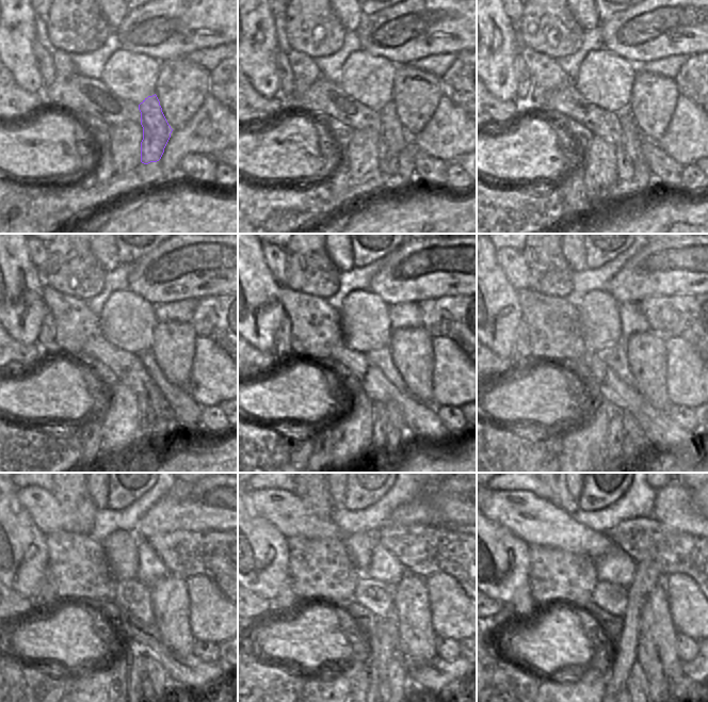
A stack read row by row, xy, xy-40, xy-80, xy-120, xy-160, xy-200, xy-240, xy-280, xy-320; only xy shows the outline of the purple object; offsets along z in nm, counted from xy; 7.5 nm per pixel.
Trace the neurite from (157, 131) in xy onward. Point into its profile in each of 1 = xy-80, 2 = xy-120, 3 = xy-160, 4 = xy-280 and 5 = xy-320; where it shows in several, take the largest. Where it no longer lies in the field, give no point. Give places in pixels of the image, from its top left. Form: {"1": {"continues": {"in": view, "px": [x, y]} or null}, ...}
{"1": {"continues": {"in": "xy-80", "px": [629, 152]}}, "2": {"continues": {"in": "xy-120", "px": [154, 404]}}, "3": {"continues": {"in": "xy-160", "px": [393, 415]}}, "4": {"continues": {"in": "xy-280", "px": [396, 673]}}, "5": {"continues": {"in": "xy-320", "px": [637, 684]}}}

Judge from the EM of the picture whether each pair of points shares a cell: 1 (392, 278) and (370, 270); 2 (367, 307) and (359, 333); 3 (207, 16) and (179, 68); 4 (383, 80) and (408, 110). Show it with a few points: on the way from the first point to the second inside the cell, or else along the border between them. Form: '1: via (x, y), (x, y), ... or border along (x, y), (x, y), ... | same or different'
1: border along (384, 258), (382, 267), (373, 276), (368, 289) | different
2: via (365, 314), (365, 326) | same
3: border along (184, 57), (160, 62) | different
4: border along (397, 66), (391, 99) | different

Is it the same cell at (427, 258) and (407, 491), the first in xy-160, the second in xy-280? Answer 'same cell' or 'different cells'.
different cells

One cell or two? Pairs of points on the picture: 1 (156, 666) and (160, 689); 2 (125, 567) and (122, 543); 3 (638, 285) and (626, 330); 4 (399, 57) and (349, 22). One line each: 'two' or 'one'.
1: one
2: one
3: two
4: two

